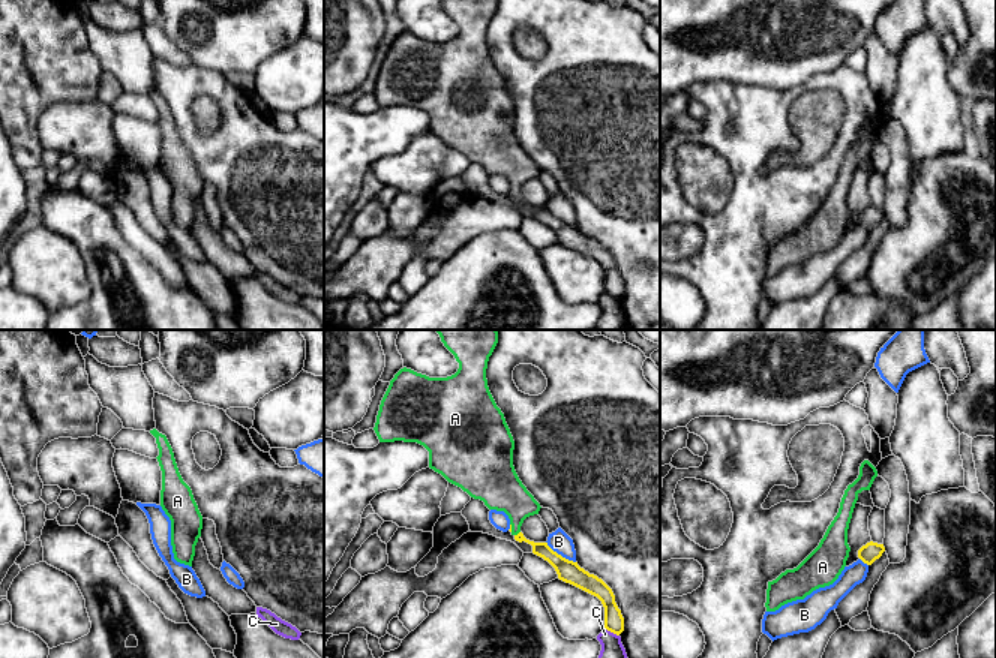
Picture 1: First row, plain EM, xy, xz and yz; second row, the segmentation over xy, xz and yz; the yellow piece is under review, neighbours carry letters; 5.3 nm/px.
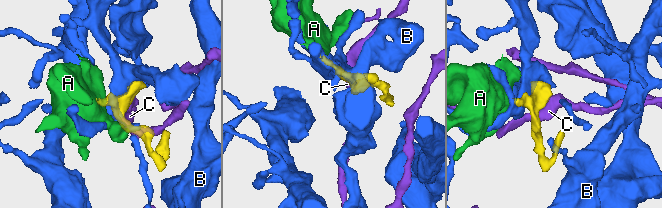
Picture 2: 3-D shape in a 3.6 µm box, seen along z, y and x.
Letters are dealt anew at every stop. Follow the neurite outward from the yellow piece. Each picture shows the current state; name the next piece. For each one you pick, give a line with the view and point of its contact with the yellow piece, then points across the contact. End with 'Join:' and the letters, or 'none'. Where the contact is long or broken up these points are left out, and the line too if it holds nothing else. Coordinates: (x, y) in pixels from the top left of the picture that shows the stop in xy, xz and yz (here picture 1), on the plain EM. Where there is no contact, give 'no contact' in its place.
A: xz (518, 198) | across xz (540, 213), (518, 198), (516, 170), (501, 155)
Join: A

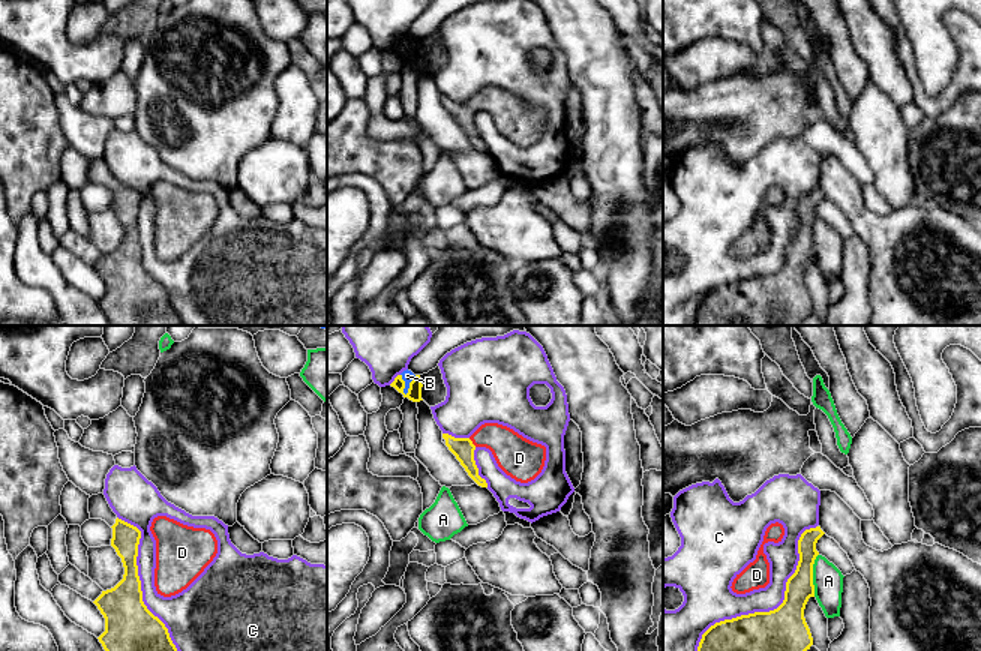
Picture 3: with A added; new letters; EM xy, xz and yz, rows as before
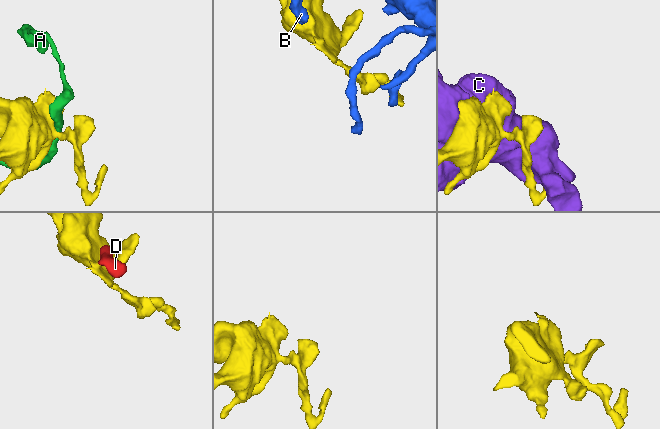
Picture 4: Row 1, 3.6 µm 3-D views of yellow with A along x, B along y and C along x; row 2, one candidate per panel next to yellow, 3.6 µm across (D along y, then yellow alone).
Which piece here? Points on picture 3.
D: xz (471, 107) | across xz (462, 113), (471, 107), (500, 104), (515, 119)
Join: D

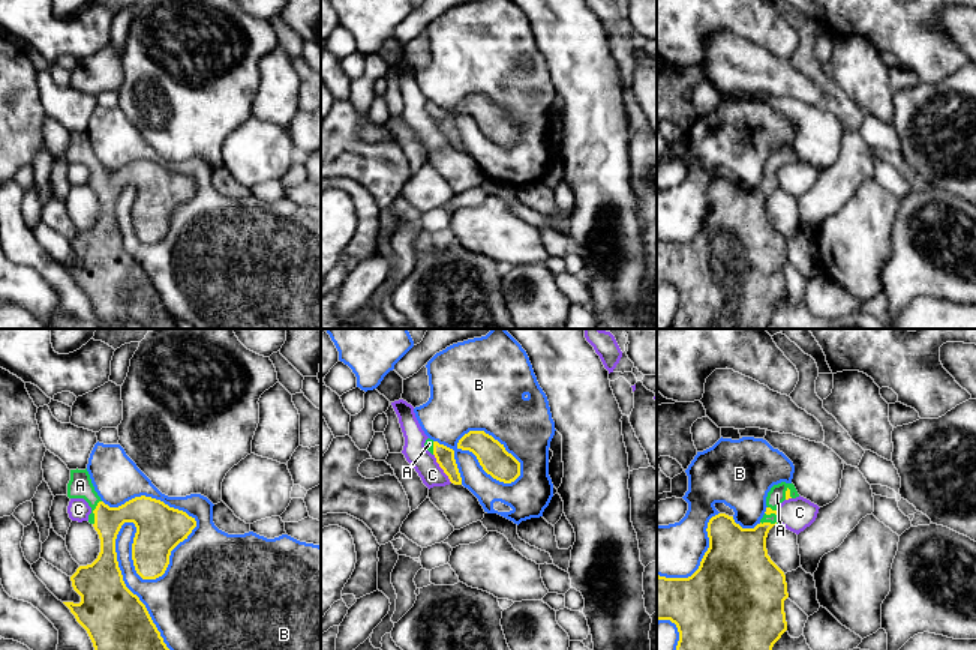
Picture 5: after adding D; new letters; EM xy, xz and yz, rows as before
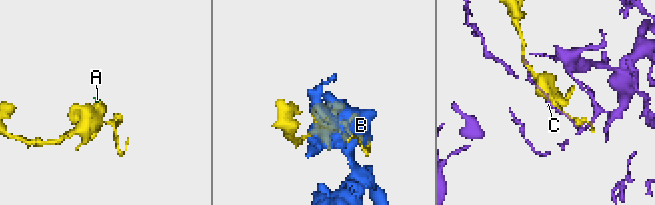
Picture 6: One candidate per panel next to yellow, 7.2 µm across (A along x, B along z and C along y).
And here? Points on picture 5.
A: xy (93, 176) | across xy (140, 174), (125, 177), (93, 176), (93, 162), (80, 149)
Join: A

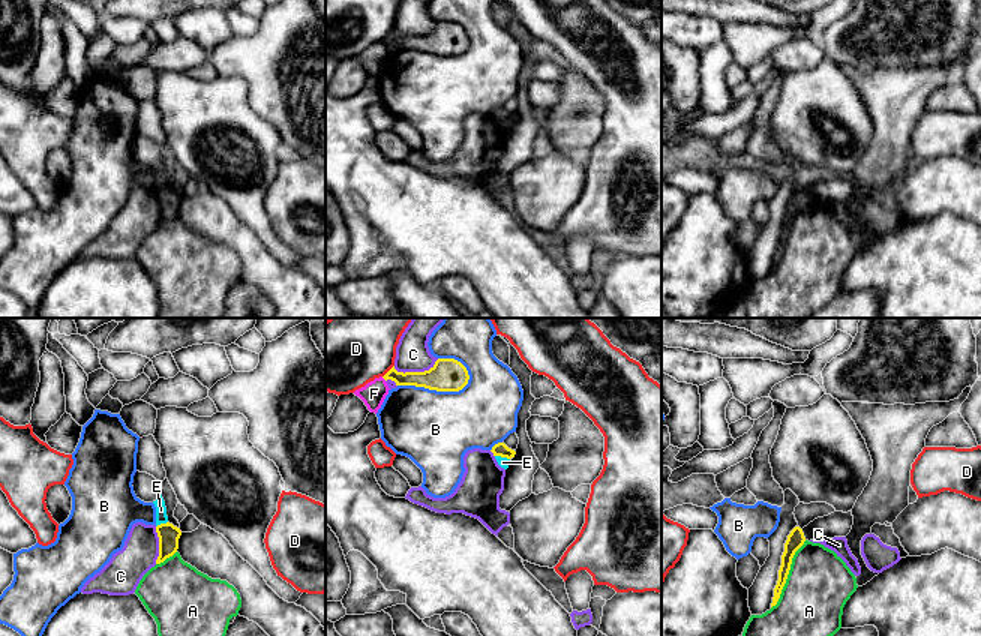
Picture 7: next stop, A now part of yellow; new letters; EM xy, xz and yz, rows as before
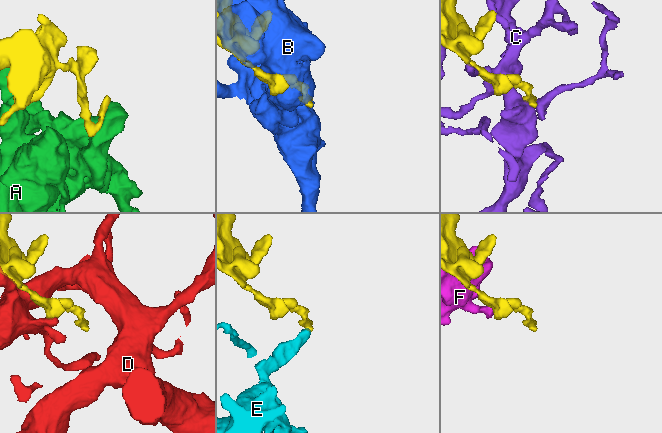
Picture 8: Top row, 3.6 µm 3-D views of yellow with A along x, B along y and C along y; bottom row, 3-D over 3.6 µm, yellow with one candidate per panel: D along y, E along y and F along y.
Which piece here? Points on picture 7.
Join: none

